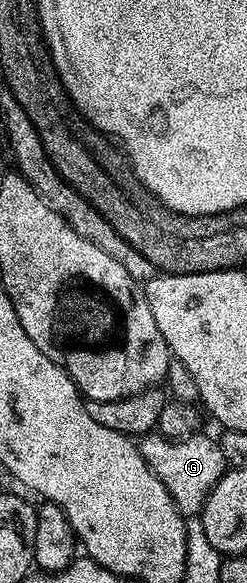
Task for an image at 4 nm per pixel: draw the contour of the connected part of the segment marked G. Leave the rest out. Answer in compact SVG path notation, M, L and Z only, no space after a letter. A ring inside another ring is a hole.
M152 432L138 443L143 459L149 468L165 484L169 496L184 516L195 516L202 511L209 492L225 472L223 453L214 437L203 438L202 433L192 438L165 438L158 432Z

